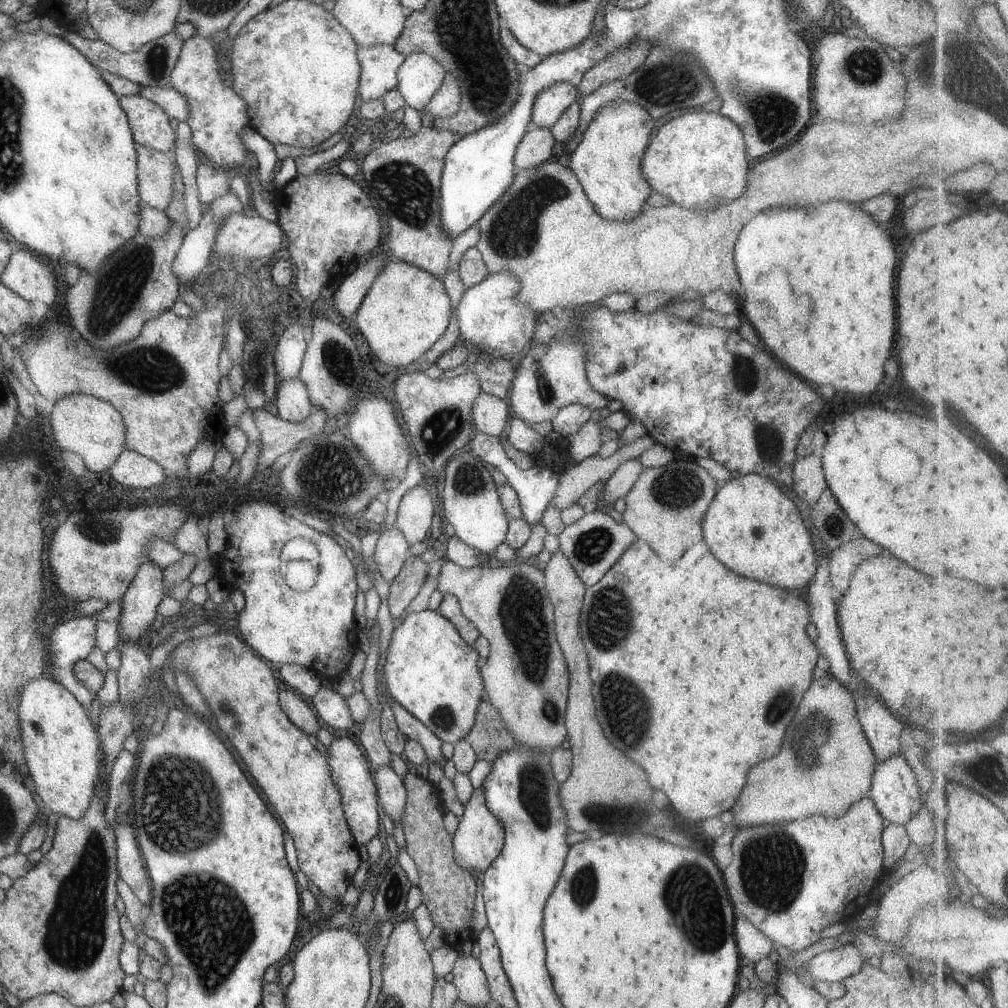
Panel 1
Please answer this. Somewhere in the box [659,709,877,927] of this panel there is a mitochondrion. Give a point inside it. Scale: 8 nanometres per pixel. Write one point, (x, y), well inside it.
(771, 865)

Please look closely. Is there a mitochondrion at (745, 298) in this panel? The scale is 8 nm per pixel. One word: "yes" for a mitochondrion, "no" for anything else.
no

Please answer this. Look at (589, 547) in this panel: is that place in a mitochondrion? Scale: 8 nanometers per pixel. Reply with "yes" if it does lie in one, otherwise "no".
yes

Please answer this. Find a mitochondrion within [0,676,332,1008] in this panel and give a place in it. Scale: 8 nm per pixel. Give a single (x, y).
(211, 939)

